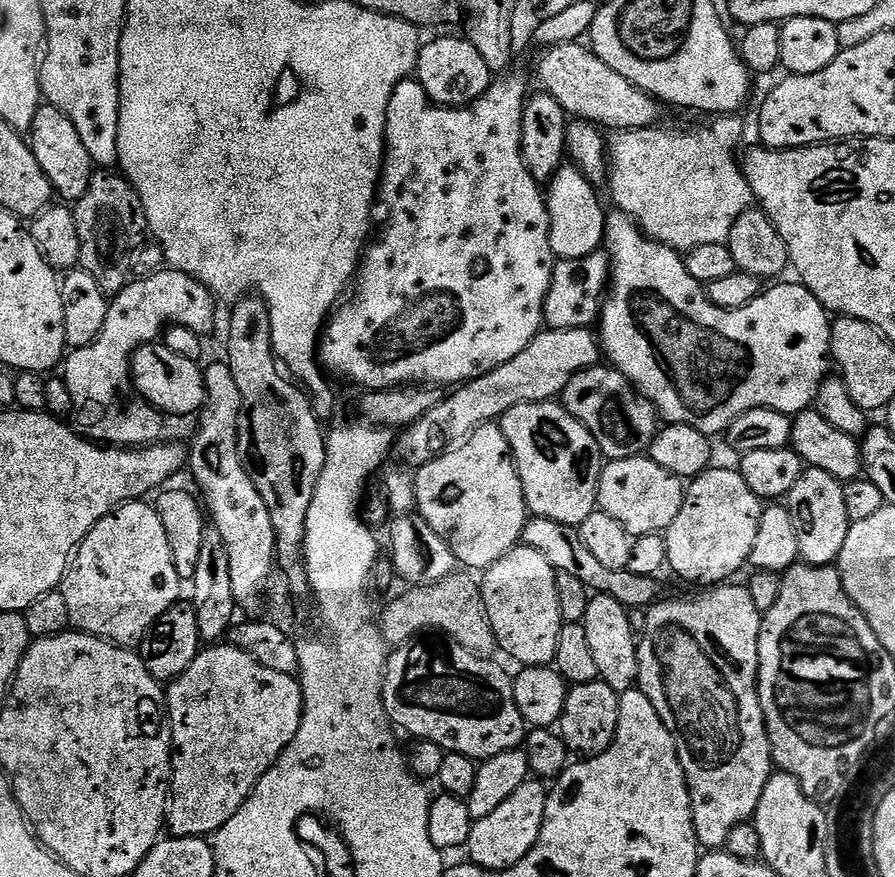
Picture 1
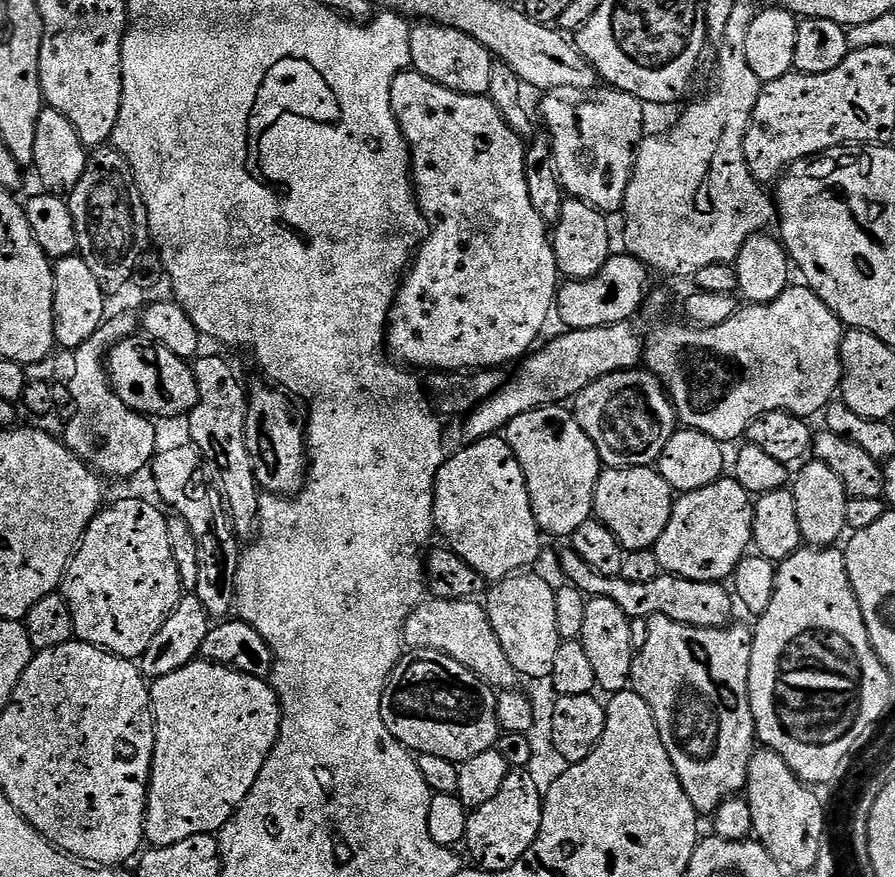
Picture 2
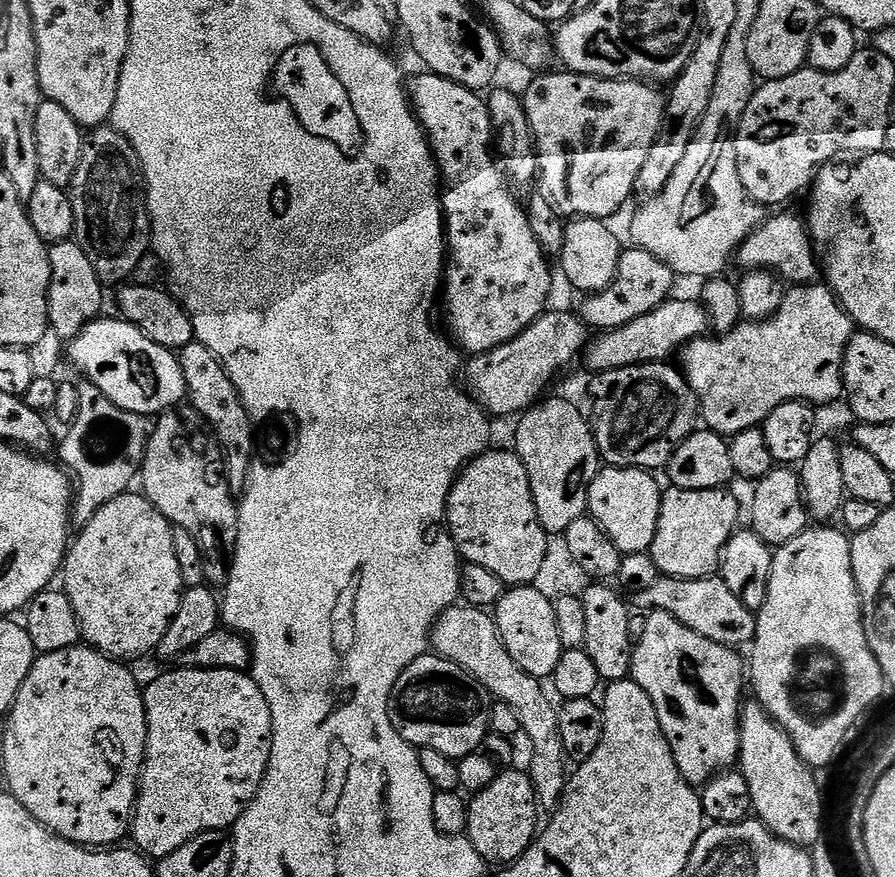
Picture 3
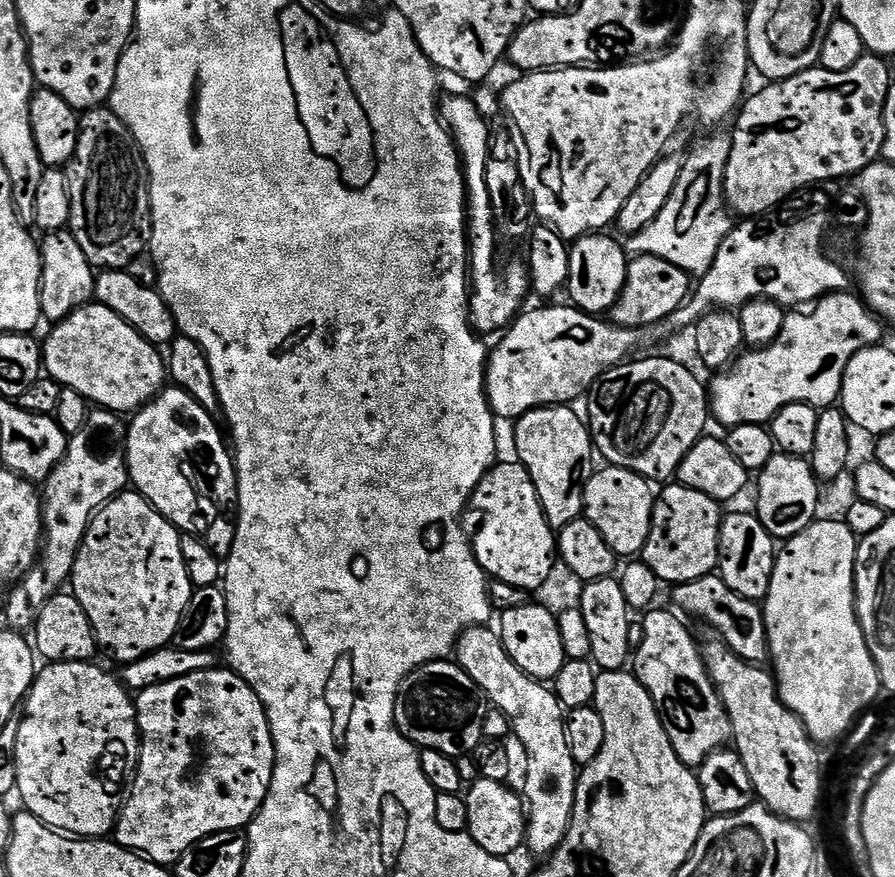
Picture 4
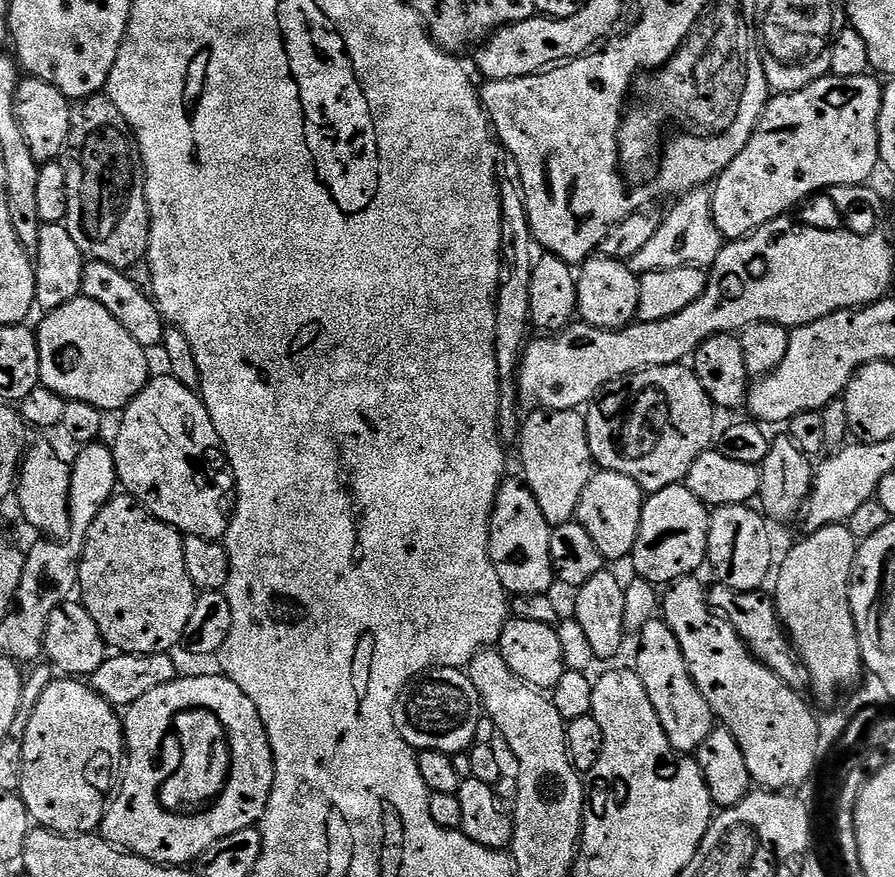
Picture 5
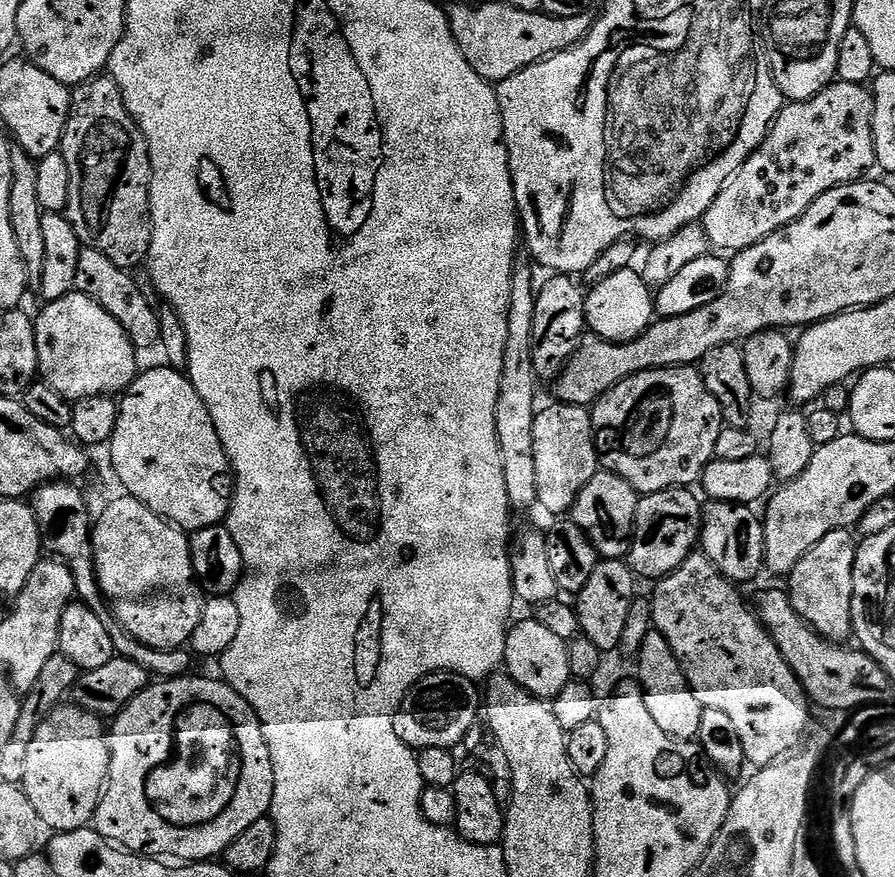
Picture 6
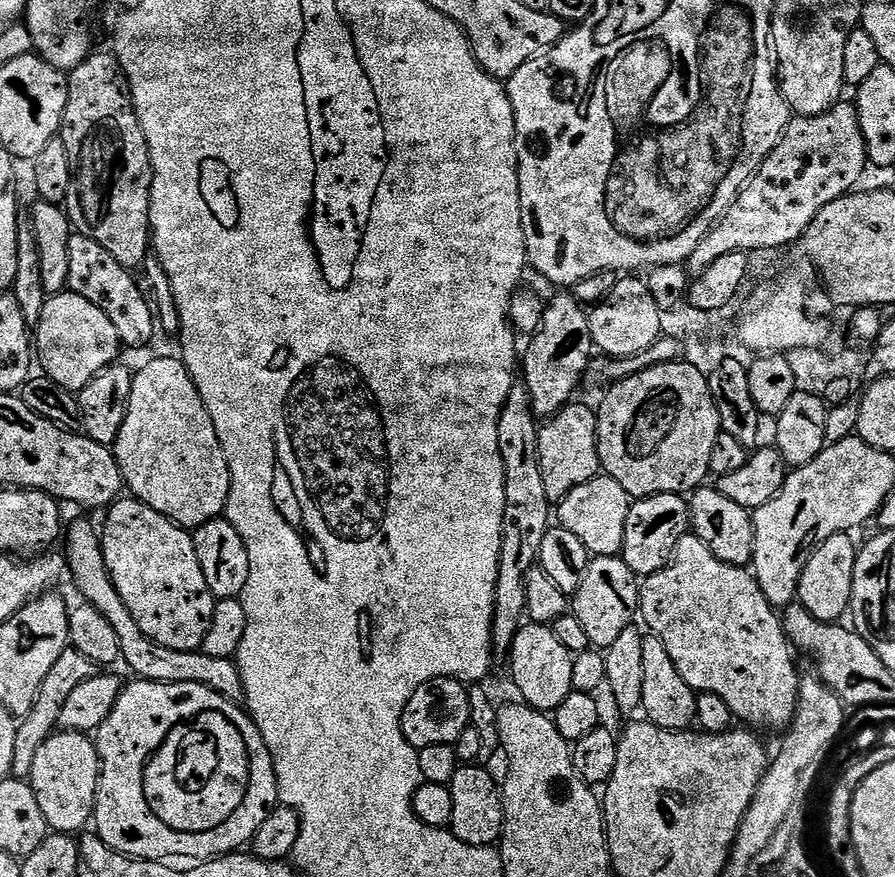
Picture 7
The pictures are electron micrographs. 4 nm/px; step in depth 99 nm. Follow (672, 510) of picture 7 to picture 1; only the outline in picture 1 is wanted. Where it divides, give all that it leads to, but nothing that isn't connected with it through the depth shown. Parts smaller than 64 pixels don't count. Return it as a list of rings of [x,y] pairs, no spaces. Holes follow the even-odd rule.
[[[709,467],[707,472],[695,477],[687,485],[682,502],[682,510],[678,510],[678,518],[674,518],[664,536],[666,550],[668,551],[669,569],[673,568],[688,584],[708,584],[704,586],[720,586],[728,580],[743,564],[747,565],[752,559],[754,538],[758,538],[758,526],[762,501],[759,496],[746,486],[739,471],[732,468]]]

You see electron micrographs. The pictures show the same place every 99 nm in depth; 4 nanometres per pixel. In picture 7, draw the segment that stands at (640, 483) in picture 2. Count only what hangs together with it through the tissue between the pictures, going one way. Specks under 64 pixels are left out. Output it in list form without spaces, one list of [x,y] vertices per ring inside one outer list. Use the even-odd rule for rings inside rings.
[[[598,475],[590,482],[570,490],[564,500],[559,501],[559,527],[570,530],[581,540],[582,546],[593,557],[620,556],[624,550],[624,535],[626,534],[626,518],[630,507],[630,497],[614,478]]]

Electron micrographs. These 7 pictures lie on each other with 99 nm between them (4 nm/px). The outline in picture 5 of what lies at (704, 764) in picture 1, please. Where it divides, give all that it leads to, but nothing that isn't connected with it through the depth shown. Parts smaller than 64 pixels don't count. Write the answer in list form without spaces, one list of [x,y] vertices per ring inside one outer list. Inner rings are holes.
[[[657,618],[646,622],[646,626],[638,633],[638,640],[640,649],[636,652],[634,670],[646,686],[646,694],[650,694],[650,702],[662,722],[662,730],[666,730],[666,738],[670,738],[670,742],[680,752],[695,753],[712,733],[714,717],[712,707],[690,676],[686,658],[680,649],[678,638],[674,636],[674,630],[663,618]]]

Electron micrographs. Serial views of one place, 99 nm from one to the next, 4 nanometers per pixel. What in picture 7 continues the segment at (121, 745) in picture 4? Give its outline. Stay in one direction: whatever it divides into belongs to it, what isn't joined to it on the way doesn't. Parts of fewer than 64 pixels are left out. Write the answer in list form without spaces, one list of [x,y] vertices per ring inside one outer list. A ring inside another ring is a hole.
[[[57,730],[34,758],[30,783],[46,814],[49,829],[56,834],[76,834],[89,827],[96,810],[96,791],[100,785],[100,755],[85,733]]]

